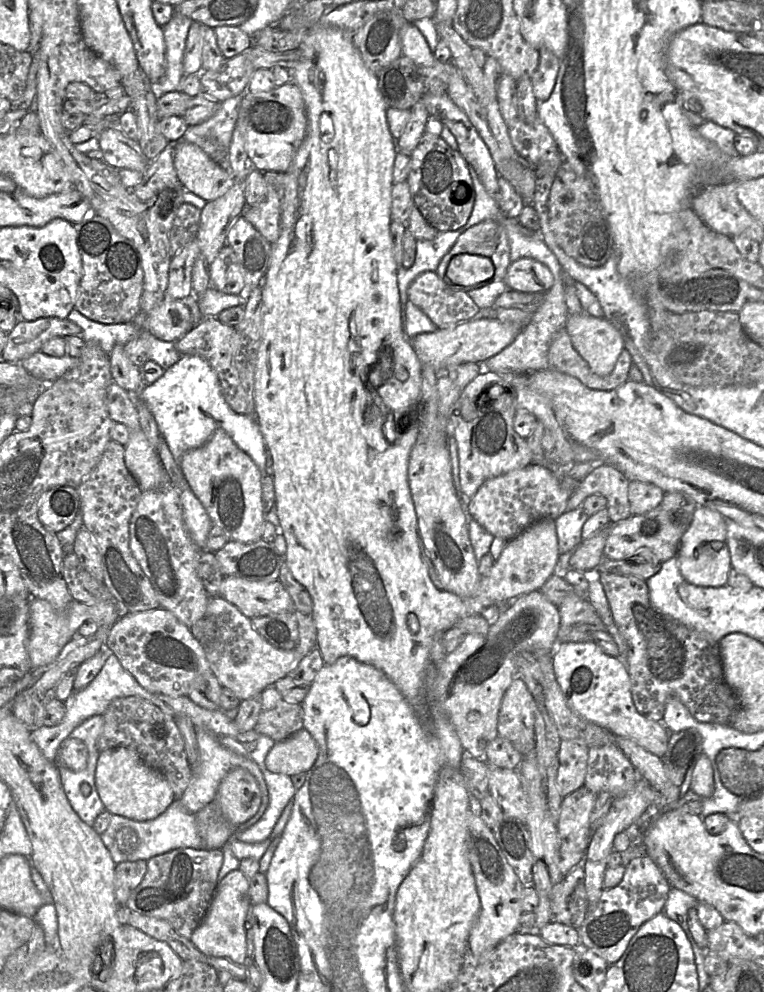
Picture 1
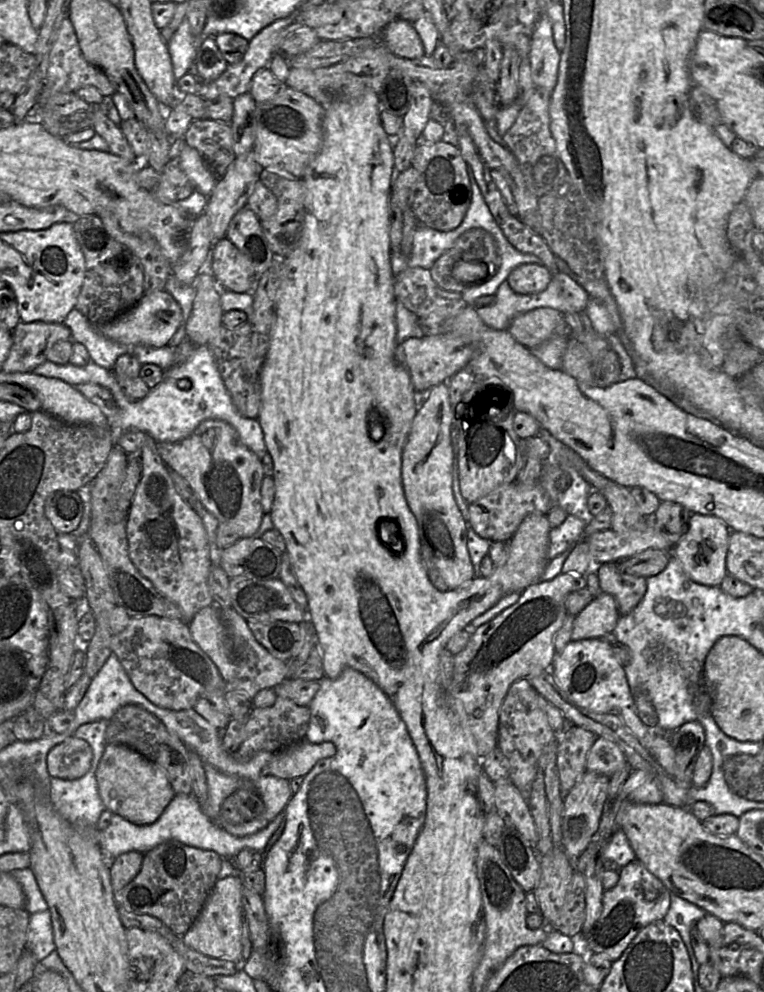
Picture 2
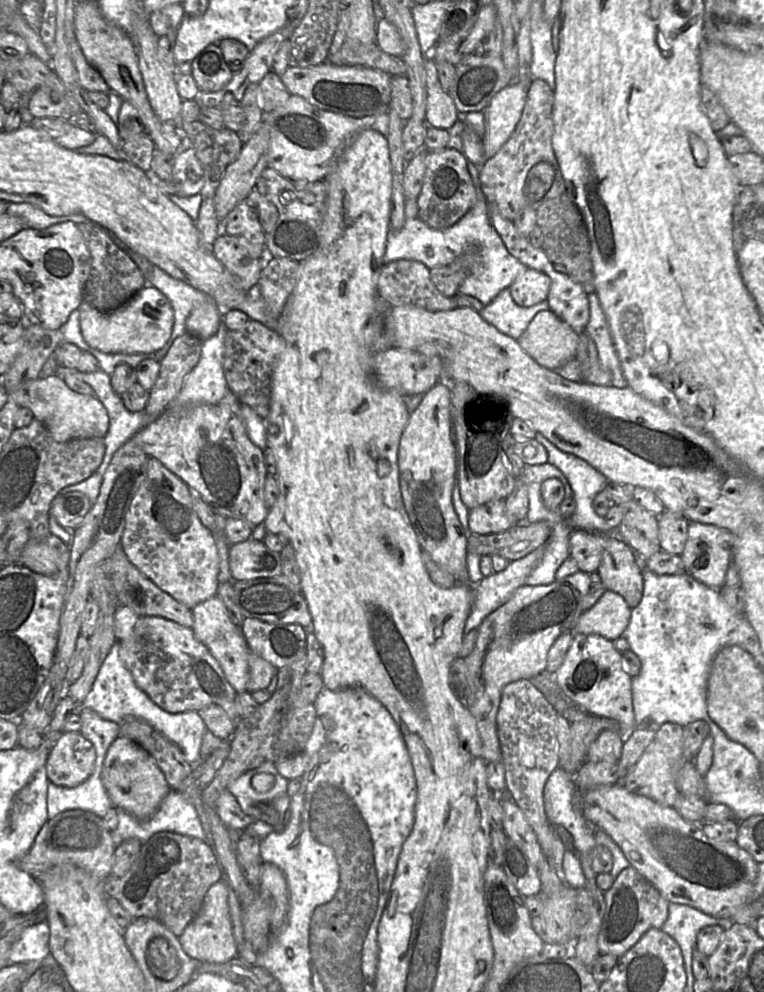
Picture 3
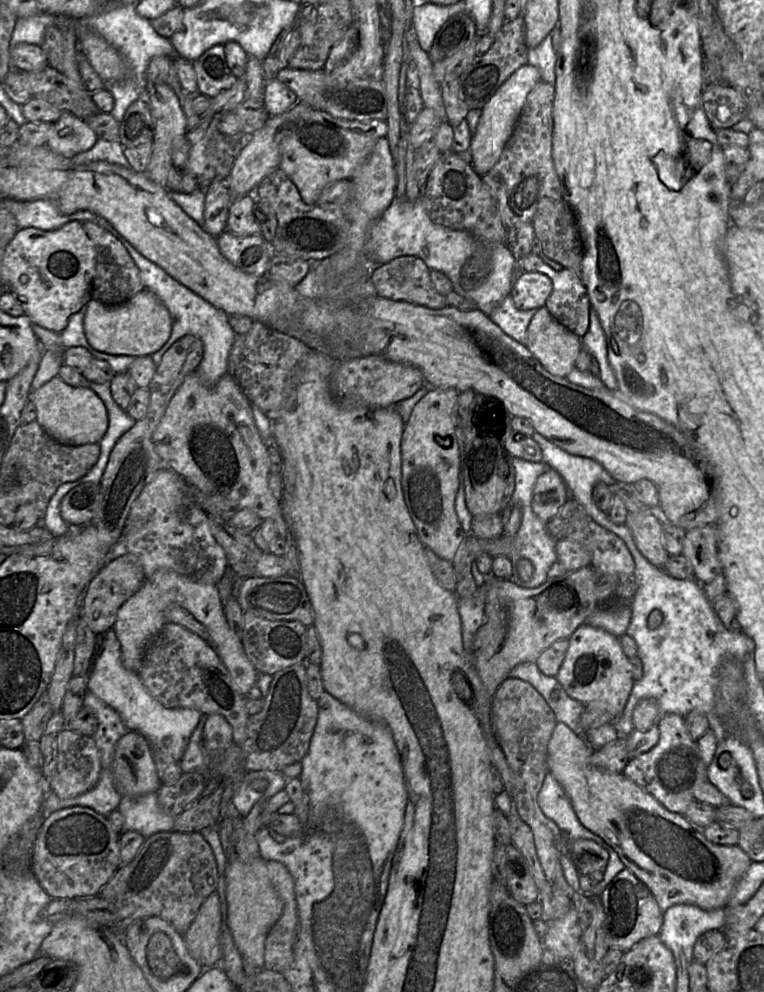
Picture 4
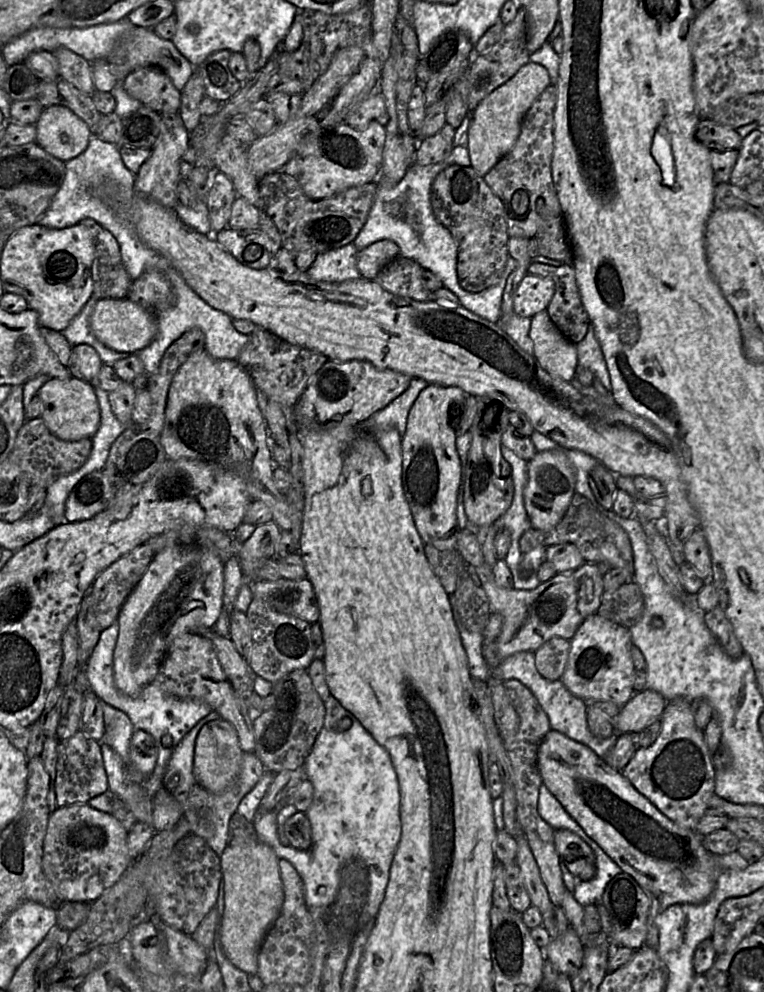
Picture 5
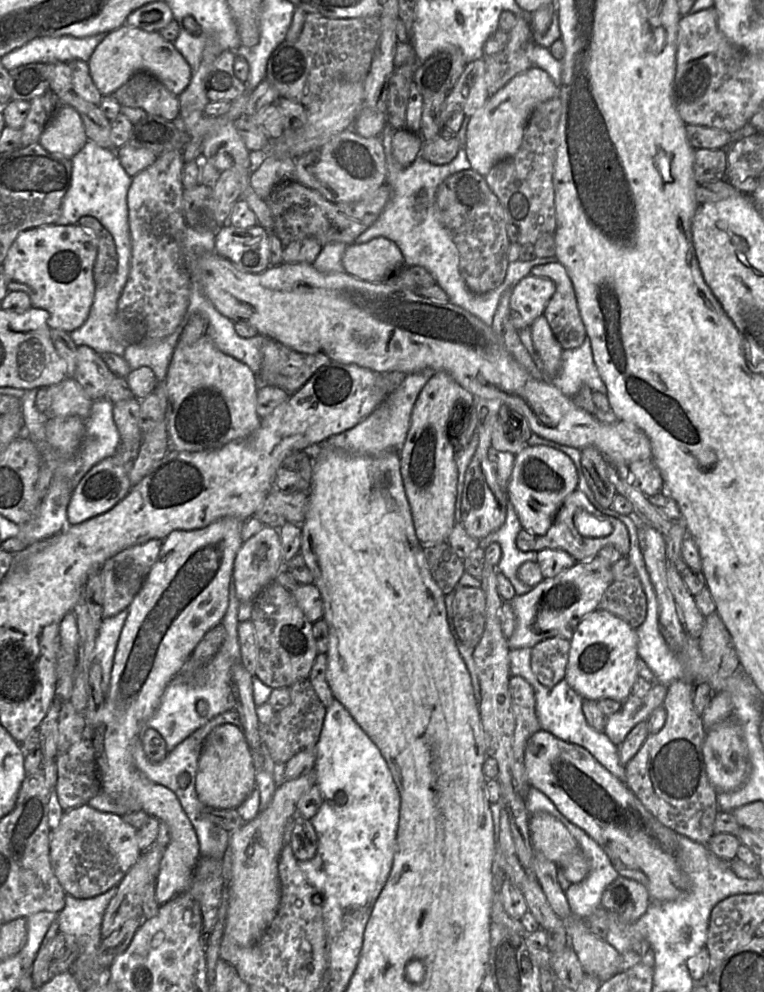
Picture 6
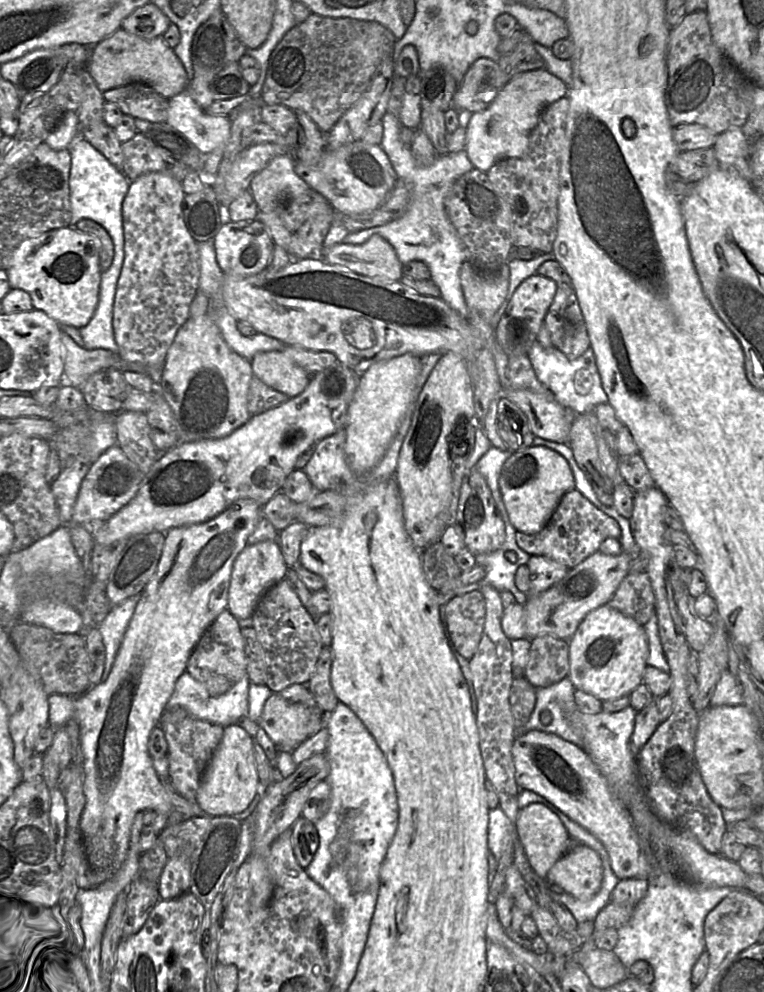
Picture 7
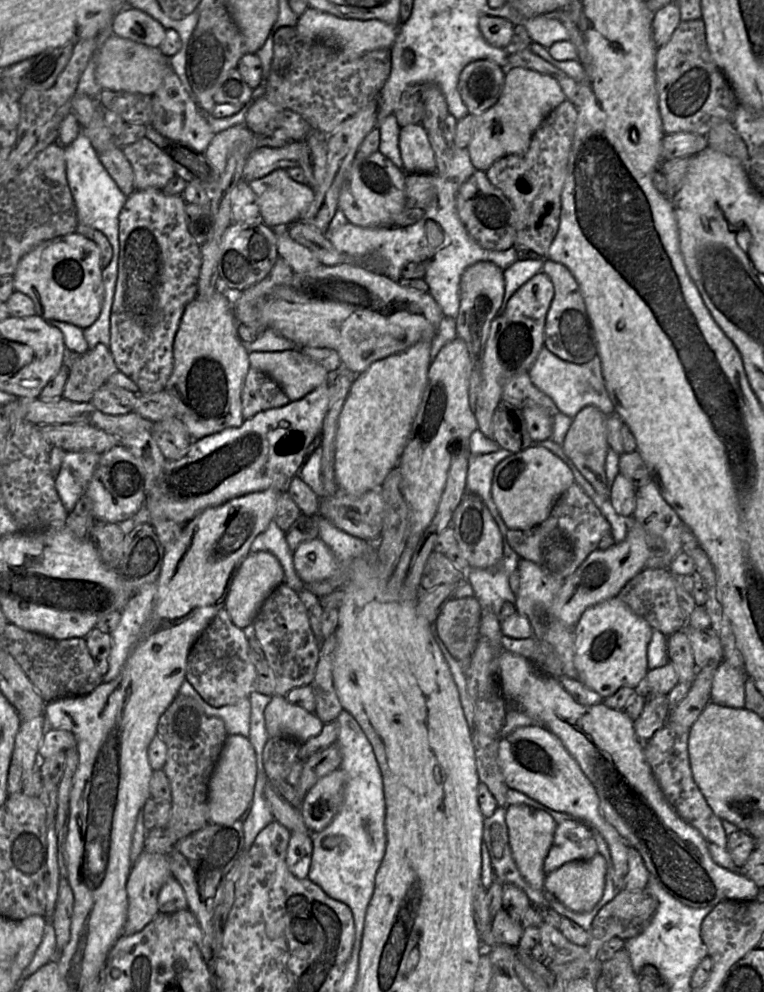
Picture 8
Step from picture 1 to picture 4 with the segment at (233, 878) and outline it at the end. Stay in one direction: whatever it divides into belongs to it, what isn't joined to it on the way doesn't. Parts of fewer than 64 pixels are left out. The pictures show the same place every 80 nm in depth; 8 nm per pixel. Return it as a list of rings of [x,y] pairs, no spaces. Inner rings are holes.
[[[216,890],[203,902],[190,928],[183,934],[189,953],[202,966],[220,966],[223,958],[221,923],[221,902]]]

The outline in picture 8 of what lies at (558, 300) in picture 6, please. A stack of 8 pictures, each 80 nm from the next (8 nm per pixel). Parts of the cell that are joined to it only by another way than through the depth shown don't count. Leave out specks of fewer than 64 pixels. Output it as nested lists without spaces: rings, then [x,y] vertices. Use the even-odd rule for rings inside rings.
[[[545,260],[544,272],[553,282],[555,295],[547,314],[545,344],[560,359],[575,364],[585,364],[597,355],[596,337],[579,284],[571,271],[563,264]]]

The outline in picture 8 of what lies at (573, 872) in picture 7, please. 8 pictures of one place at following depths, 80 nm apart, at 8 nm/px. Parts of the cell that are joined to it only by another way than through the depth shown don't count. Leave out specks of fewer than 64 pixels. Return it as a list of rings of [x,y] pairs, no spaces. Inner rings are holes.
[[[599,852],[589,860],[568,862],[546,875],[544,889],[565,907],[588,912],[602,898],[607,864]]]

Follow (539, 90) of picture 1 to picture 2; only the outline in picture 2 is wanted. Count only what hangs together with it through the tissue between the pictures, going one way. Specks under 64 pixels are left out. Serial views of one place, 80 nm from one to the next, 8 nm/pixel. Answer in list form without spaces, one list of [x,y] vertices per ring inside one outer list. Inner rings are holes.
[[[546,15],[537,20],[531,33],[529,54],[535,87],[552,92],[557,82],[560,54],[553,41],[552,24]]]

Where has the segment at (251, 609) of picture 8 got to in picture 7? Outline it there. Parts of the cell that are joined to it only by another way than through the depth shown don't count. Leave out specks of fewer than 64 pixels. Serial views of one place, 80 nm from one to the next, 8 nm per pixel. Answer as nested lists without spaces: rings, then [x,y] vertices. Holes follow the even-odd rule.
[[[267,540],[247,545],[233,564],[227,609],[238,621],[251,618],[264,593],[284,580],[288,569],[289,566],[277,542]]]

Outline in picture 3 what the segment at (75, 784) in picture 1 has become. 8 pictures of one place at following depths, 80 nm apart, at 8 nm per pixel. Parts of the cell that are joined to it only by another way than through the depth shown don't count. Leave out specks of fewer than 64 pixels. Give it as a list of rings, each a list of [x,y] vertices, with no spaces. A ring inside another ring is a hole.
[[[98,763],[90,777],[82,784],[73,787],[61,787],[48,784],[47,811],[49,819],[67,810],[82,809],[103,818],[114,807],[103,785],[101,773],[103,763]]]

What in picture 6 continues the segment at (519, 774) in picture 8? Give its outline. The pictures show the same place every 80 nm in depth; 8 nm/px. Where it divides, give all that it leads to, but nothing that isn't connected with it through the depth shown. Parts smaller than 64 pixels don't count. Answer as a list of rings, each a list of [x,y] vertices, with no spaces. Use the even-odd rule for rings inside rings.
[[[540,730],[533,734],[527,742],[524,756],[525,772],[528,781],[532,788],[535,788],[543,792],[548,796],[551,801],[555,804],[557,809],[572,823],[583,829],[589,836],[591,836],[599,845],[604,849],[608,855],[613,867],[616,869],[617,873],[626,878],[634,879],[641,884],[643,884],[649,892],[650,899],[653,902],[664,902],[672,901],[679,898],[687,888],[687,881],[677,863],[676,857],[672,852],[672,844],[674,840],[678,837],[674,830],[663,825],[637,798],[637,796],[632,792],[632,790],[627,786],[625,781],[622,781],[611,774],[605,767],[603,767],[585,748],[565,742],[553,734]]]

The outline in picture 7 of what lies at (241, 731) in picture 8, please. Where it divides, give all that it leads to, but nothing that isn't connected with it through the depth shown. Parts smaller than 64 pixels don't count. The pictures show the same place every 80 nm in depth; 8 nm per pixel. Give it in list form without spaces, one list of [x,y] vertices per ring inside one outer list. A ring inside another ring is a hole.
[[[185,671],[176,681],[174,691],[167,702],[165,710],[183,708],[194,718],[228,727],[236,724],[242,718],[248,717],[250,683],[248,676],[246,676],[224,694],[211,697],[206,687]]]

